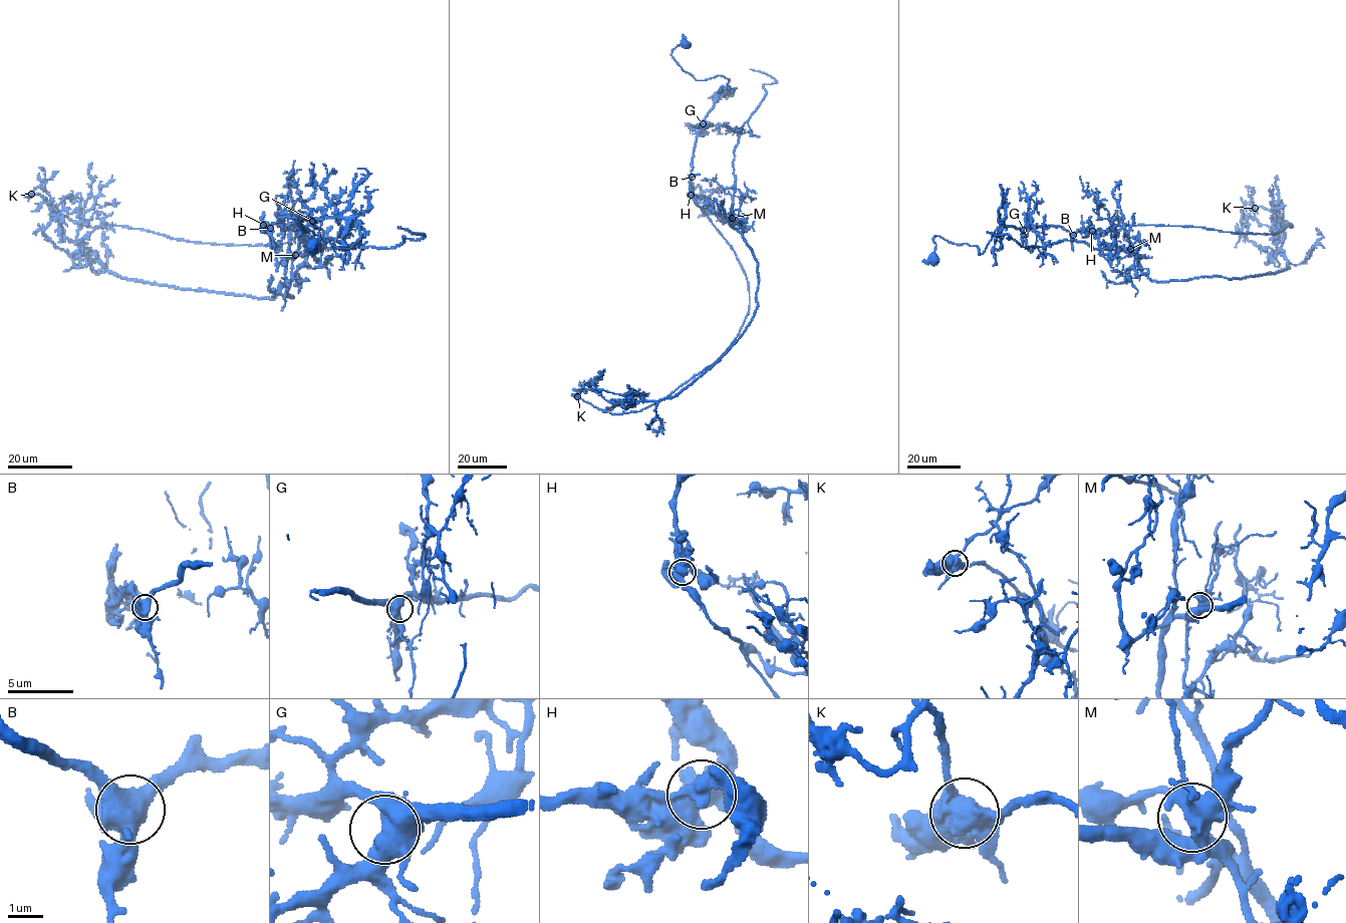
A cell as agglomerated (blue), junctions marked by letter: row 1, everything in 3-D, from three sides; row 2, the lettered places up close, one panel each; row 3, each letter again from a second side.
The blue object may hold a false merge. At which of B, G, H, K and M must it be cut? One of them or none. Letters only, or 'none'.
K

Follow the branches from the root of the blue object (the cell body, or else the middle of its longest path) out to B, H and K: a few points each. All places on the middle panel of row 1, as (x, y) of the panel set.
B: (686, 44), (671, 53), (685, 71), (699, 80), (719, 75), (729, 80), (727, 92), (701, 125), (692, 177)
H: (686, 44), (671, 53), (685, 71), (699, 80), (719, 75), (729, 80), (697, 138), (691, 195)
K: (686, 44), (685, 71), (729, 79), (690, 196), (749, 312), (646, 407), (577, 396)

